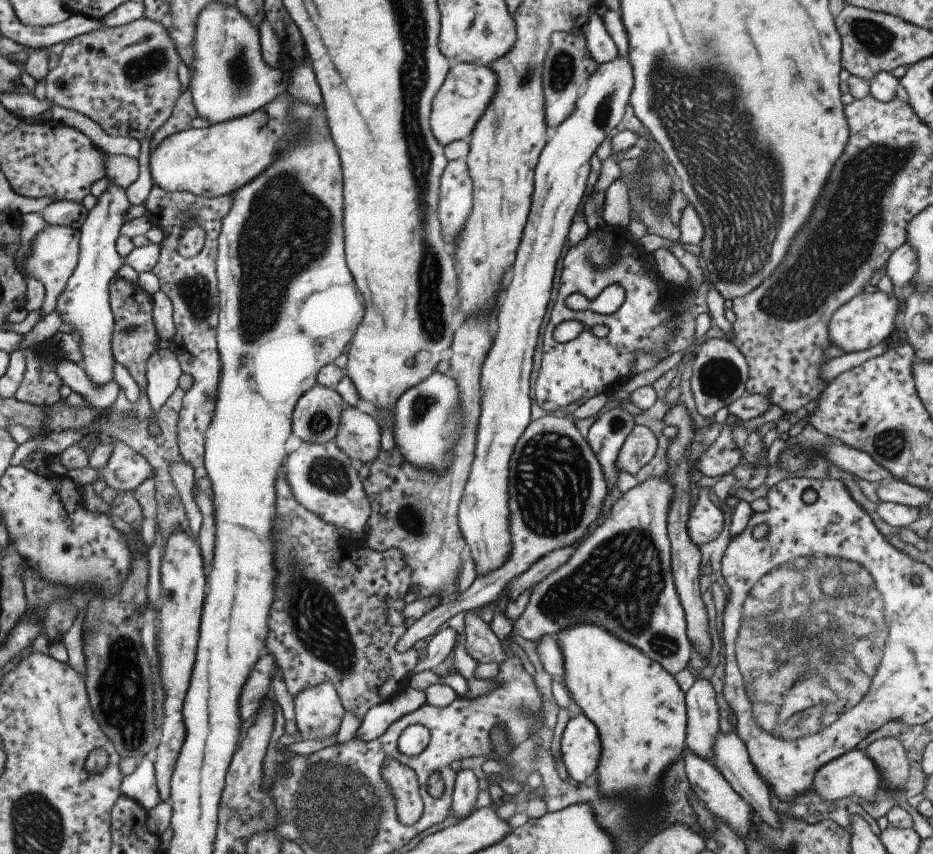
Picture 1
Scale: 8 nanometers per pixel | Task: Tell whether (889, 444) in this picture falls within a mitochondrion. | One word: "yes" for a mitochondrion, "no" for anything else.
yes

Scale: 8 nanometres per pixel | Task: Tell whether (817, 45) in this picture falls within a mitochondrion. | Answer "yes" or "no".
no

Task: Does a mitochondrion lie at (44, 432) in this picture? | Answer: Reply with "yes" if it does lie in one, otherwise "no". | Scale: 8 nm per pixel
no

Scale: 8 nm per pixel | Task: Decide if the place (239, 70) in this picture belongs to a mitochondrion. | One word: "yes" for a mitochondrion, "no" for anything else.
yes

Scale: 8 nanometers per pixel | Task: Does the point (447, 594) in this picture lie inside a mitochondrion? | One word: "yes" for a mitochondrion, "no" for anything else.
no

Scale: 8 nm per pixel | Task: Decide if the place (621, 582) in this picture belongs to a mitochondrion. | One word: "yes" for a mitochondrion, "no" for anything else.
yes

